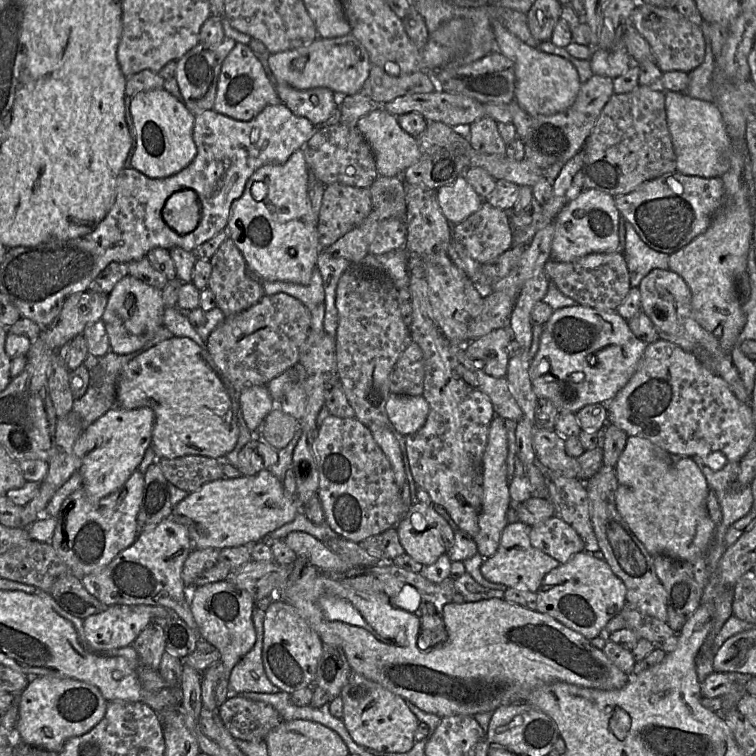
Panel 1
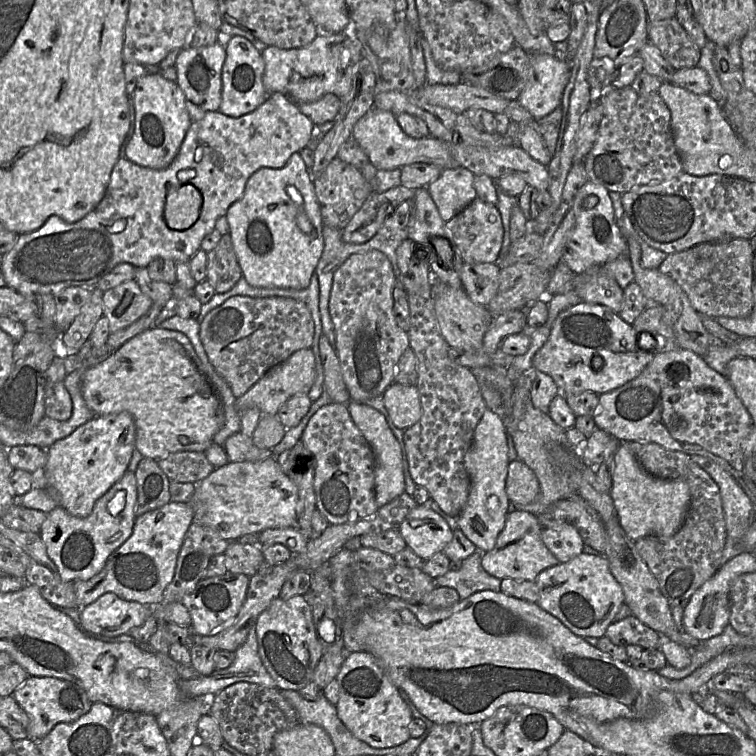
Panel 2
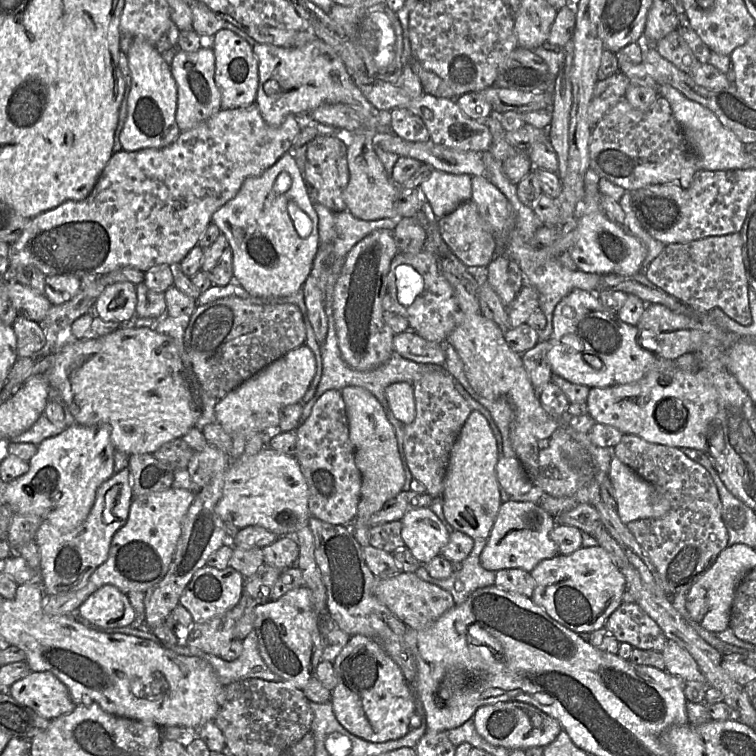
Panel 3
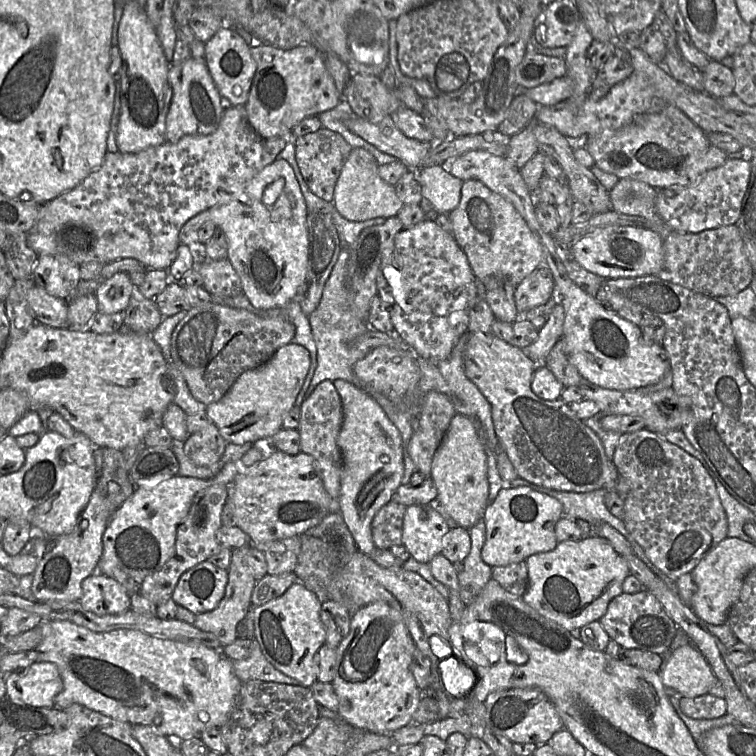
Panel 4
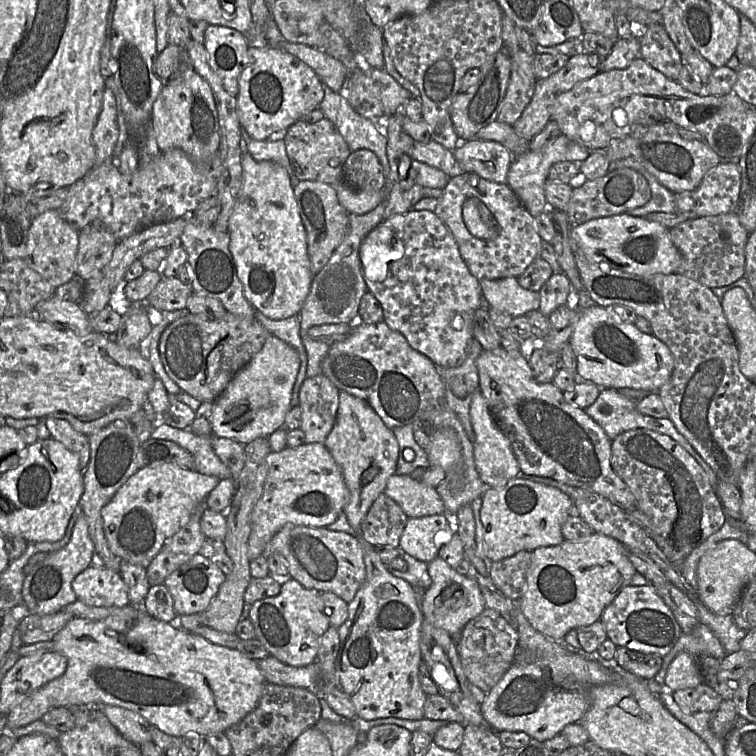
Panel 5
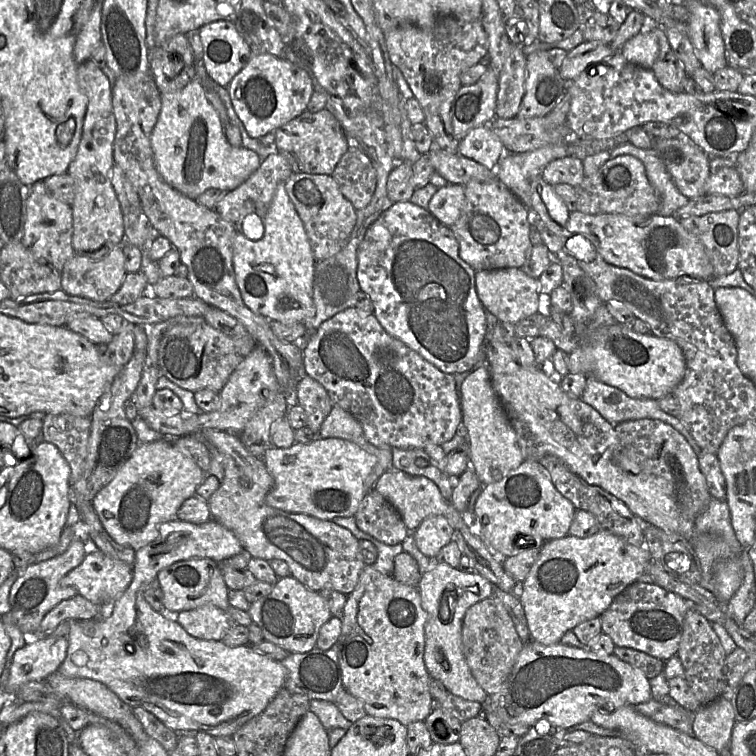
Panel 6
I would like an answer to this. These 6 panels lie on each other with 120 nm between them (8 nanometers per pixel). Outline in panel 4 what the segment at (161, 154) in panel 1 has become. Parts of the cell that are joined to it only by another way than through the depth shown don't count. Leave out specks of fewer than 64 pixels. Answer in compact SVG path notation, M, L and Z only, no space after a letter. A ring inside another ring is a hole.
M136 1L123 5L123 13L117 31L118 48L123 66L121 68L121 111L116 133L116 144L121 153L137 153L166 142L165 120L172 100L172 87L168 81L170 63L167 61L155 27L151 24L145 8Z

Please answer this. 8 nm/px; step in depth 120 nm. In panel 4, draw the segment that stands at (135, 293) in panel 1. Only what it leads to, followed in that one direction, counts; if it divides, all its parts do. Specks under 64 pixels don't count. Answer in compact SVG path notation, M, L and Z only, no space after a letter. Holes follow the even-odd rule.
M118 272L104 281L96 290L97 309L104 314L124 312L135 287L128 273Z

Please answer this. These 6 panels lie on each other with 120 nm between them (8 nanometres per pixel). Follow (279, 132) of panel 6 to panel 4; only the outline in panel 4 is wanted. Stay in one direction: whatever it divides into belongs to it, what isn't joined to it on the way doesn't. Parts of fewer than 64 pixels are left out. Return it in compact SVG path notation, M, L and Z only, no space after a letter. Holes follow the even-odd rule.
M324 127L293 139L296 161L309 189L320 198L333 201L335 185L352 147L340 134Z

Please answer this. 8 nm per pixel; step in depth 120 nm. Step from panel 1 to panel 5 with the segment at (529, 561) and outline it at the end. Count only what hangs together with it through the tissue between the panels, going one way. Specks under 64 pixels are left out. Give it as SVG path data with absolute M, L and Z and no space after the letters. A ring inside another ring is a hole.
M522 477L511 479L502 488L487 488L481 498L484 553L492 562L519 551L533 552L540 547L561 544L562 526L574 513L570 497L561 490Z

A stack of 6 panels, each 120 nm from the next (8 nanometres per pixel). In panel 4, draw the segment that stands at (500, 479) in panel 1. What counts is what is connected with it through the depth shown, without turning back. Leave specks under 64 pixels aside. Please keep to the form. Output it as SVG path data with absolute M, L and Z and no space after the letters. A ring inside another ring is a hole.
M456 414L452 418L434 454L430 478L438 491L437 499L457 526L470 530L483 519L483 514L489 504L487 455L470 418L462 414Z

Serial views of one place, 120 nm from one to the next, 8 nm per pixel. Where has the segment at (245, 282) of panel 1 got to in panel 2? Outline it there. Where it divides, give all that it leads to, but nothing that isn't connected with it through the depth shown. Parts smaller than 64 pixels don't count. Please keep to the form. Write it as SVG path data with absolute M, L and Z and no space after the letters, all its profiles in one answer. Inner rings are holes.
M228 233L221 234L218 245L207 253L206 279L215 293L231 290L242 277L231 237Z

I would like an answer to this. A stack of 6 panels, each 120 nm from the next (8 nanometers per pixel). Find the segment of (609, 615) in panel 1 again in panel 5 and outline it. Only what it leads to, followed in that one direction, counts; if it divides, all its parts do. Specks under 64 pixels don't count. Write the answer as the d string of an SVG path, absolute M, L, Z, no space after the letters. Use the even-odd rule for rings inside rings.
M592 533L585 540L564 540L556 546L540 547L532 552L524 590L520 598L520 607L536 631L550 639L563 641L564 636L571 629L600 620L604 609L624 587L630 585L635 573L636 570L628 557L627 547L618 540L603 534Z

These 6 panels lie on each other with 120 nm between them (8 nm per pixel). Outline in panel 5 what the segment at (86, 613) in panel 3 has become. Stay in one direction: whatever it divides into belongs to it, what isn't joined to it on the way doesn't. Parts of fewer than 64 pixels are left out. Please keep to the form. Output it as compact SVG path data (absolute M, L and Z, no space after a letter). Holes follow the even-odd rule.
M90 565L72 581L78 599L93 607L123 607L130 604L128 586L120 572Z

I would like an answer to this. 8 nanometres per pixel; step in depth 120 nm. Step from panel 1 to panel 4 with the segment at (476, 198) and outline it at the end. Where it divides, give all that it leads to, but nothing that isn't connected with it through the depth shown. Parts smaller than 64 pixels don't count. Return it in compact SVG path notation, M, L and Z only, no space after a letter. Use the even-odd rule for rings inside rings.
M421 166L414 170L414 177L421 185L422 197L428 199L434 206L434 210L439 214L448 214L455 209L461 197L461 188L463 181L453 176L446 166Z

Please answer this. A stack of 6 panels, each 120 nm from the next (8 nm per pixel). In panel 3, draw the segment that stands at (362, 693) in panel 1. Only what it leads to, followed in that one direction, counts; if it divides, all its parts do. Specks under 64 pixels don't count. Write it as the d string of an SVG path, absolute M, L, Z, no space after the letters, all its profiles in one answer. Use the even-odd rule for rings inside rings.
M363 635L352 636L333 664L337 685L332 692L332 707L347 731L372 743L396 740L410 731L410 717L415 713L412 686L376 641Z

